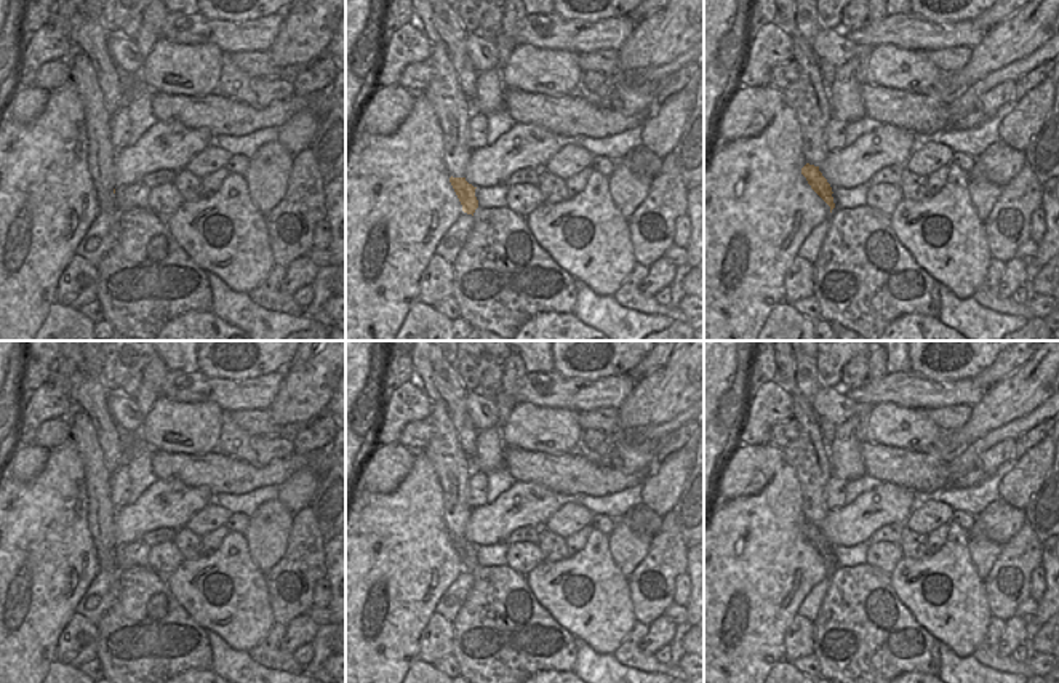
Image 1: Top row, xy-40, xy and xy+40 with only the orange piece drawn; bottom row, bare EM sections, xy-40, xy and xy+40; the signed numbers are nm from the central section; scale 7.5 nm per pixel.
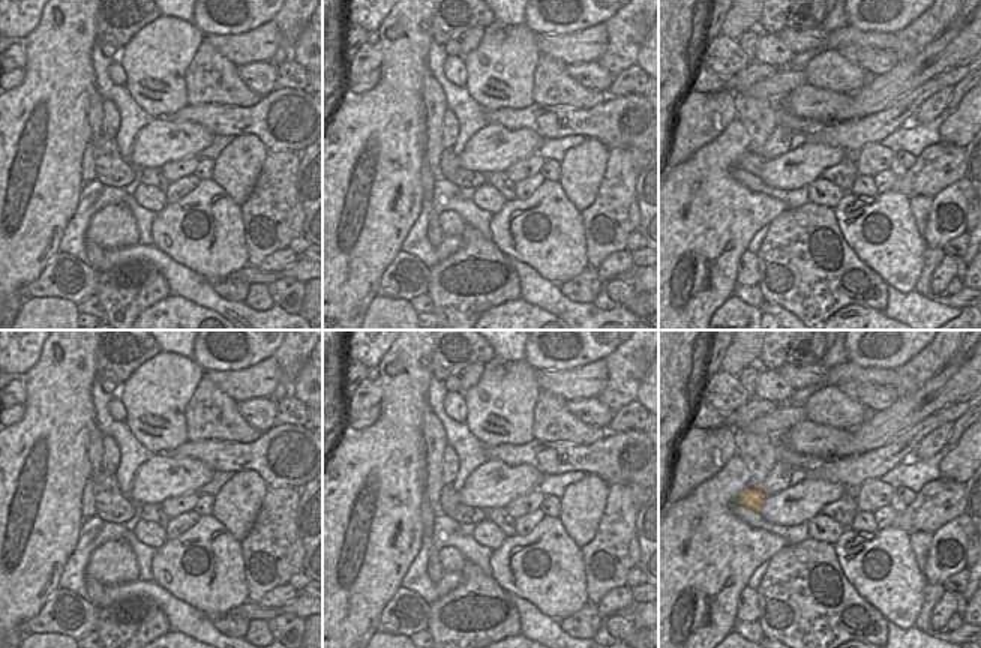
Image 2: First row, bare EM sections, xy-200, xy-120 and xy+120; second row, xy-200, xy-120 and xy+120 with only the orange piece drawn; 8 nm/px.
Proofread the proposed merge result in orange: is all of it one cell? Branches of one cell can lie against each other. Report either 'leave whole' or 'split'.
split

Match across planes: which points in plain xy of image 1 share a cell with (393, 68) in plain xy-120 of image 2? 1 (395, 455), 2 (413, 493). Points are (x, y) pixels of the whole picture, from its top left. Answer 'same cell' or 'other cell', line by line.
1: other cell
2: same cell

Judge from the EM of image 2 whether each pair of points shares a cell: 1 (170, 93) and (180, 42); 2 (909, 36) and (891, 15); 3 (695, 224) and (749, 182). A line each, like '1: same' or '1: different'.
1: same
2: different
3: different

